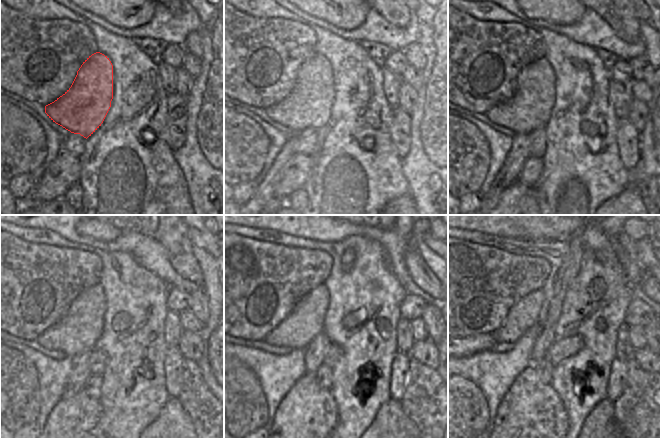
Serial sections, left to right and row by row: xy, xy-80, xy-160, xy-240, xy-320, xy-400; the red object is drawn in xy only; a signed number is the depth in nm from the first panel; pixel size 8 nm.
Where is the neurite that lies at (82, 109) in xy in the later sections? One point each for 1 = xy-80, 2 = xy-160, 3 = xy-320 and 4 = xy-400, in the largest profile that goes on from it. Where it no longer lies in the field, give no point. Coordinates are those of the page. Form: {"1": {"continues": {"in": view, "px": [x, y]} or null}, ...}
{"1": {"continues": {"in": "xy-80", "px": [309, 104]}}, "2": {"continues": {"in": "xy-160", "px": [530, 108]}}, "3": {"continues": {"in": "xy-320", "px": [306, 320]}}, "4": {"continues": {"in": "xy-400", "px": [525, 313]}}}

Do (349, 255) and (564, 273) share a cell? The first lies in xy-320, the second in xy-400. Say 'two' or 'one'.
one

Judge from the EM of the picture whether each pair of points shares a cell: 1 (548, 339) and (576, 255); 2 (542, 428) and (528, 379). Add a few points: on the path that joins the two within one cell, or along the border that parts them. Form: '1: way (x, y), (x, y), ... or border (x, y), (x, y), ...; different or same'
1: way (552, 318), (560, 284), (564, 276); same
2: way (531, 416), (529, 391); same

